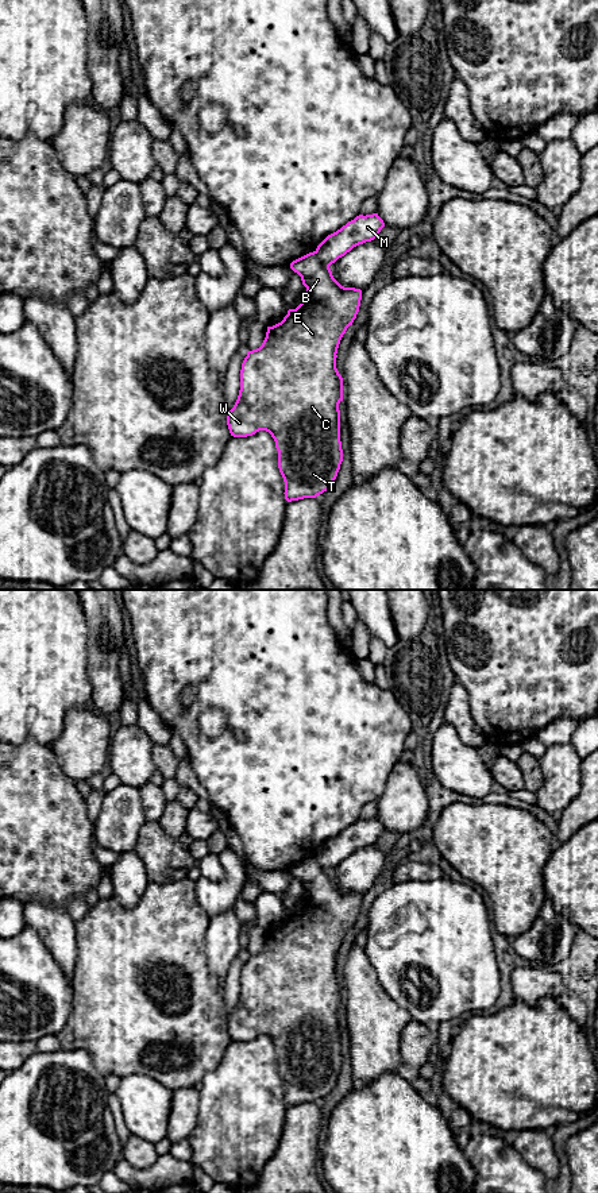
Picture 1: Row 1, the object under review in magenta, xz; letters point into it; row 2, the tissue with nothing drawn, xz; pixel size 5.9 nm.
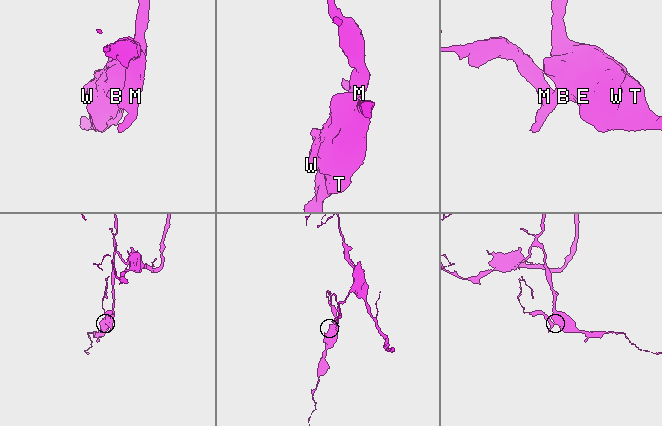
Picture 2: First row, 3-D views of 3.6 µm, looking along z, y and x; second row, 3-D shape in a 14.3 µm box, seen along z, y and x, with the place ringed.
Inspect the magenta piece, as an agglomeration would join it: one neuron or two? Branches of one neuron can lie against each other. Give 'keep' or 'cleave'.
cleave

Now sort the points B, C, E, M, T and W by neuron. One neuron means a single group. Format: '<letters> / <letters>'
B C E T W / M

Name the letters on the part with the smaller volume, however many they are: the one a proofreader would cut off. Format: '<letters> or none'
M

